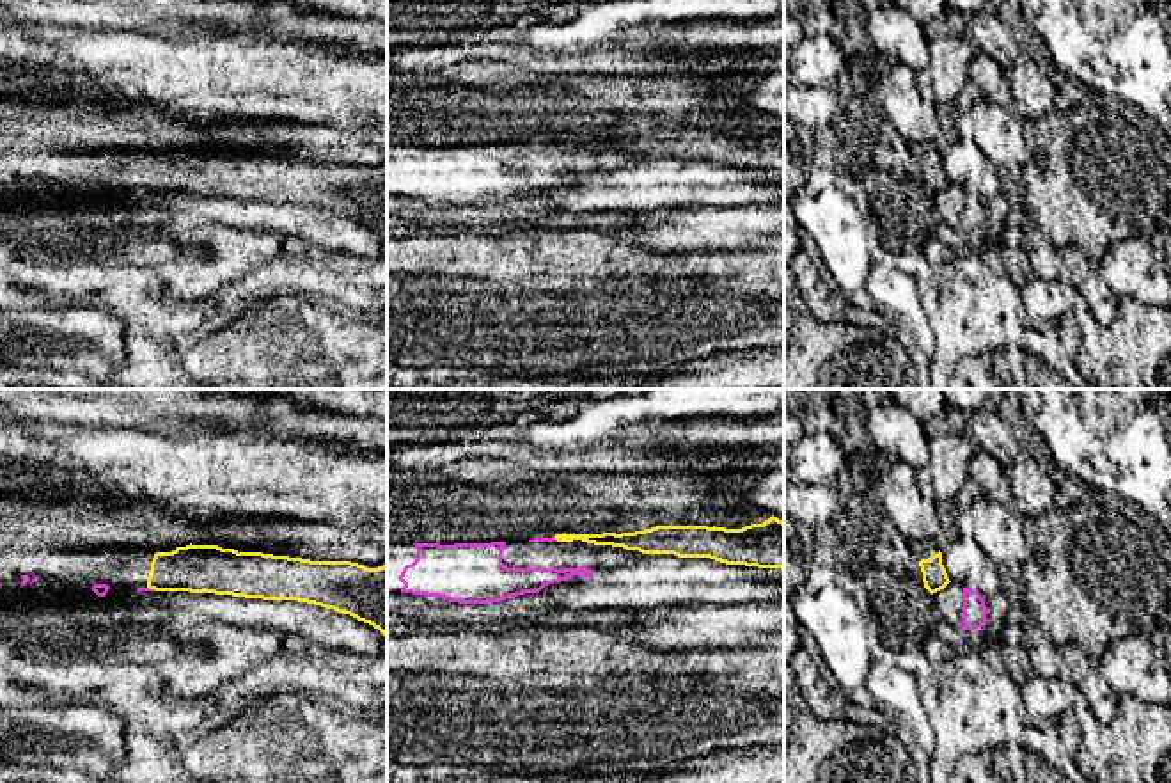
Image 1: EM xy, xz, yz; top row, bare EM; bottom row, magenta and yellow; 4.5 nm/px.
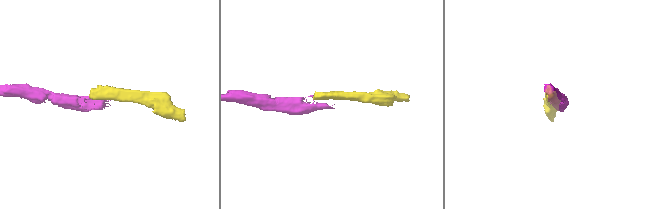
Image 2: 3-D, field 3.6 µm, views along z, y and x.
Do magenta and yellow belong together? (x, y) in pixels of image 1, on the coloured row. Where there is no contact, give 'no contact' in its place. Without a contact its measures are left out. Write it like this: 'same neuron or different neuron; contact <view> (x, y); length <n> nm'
different neuron; contact xy (151, 590); length 40 nm

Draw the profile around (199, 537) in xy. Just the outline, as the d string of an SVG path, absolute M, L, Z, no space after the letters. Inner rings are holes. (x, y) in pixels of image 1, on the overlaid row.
M193 531L190 534L193 538L192 545L218 545L222 549L234 549L238 552L259 552L259 550L254 550L254 549L245 549L245 547L234 543L234 542L225 542L222 538L215 538L211 534L204 533L204 531Z

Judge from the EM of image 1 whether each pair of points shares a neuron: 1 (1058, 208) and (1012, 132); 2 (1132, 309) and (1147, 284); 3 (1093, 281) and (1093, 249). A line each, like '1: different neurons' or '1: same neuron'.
1: different neurons
2: different neurons
3: different neurons

